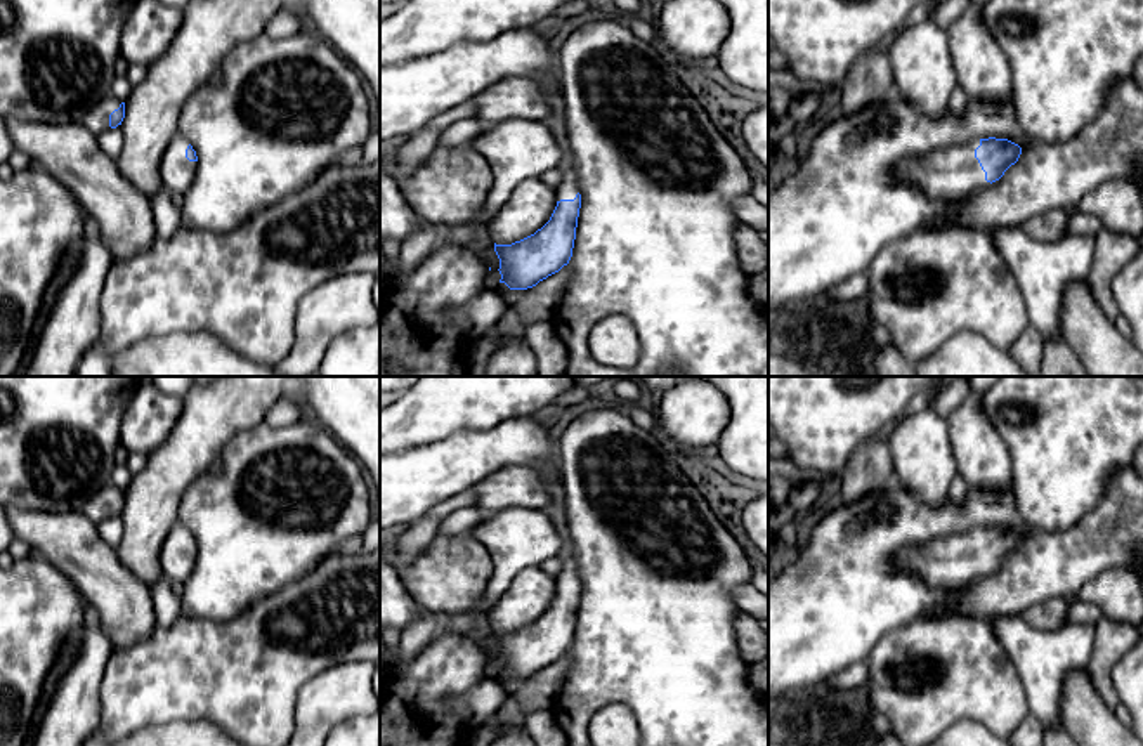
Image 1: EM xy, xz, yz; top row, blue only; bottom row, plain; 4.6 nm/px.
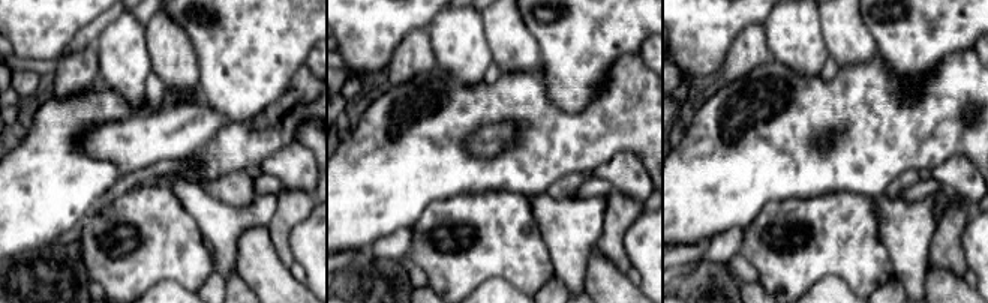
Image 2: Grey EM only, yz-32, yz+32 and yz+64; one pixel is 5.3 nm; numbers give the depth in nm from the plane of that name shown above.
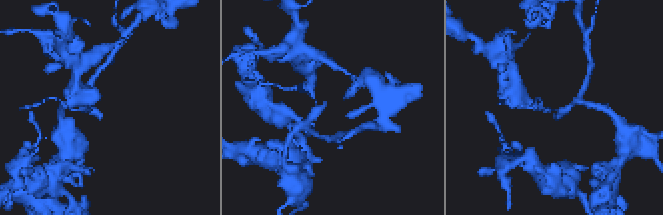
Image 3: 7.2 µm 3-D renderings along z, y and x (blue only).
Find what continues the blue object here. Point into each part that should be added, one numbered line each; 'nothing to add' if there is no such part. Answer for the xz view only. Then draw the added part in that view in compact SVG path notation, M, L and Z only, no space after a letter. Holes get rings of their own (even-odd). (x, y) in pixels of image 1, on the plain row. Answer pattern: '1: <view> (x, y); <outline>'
1: xz (411, 481); M534 416L501 422L486 430L456 430L435 442L380 455L380 536L411 526L437 503L475 488L477 482L503 468L517 465L539 467L550 477L552 503L546 512L562 538L558 553L562 571L555 576L555 583L557 590L574 588L579 574L565 522L557 442L550 437L550 425L538 422Z

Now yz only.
1: yz (953, 561); M980 527L968 533L937 538L921 546L904 548L893 560L895 567L918 574L930 588L957 590L978 578L990 576L975 538Z

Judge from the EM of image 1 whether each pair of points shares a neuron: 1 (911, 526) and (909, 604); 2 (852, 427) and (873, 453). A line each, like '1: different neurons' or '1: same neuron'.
1: same neuron
2: different neurons

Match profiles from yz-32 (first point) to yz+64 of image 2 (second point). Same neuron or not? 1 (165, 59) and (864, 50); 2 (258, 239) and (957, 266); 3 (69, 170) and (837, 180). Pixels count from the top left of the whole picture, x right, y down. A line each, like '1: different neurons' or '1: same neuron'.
1: same neuron
2: different neurons
3: same neuron

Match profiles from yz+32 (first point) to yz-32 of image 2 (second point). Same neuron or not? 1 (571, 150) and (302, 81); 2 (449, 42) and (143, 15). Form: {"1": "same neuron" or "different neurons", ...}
{"1": "same neuron", "2": "different neurons"}

